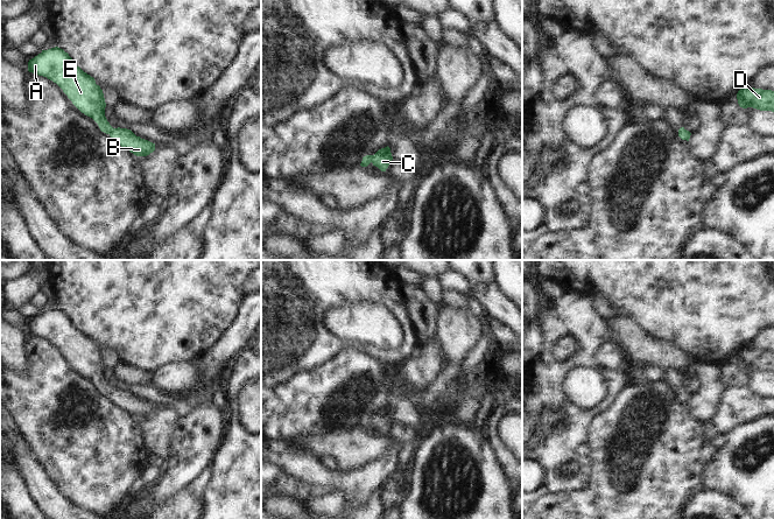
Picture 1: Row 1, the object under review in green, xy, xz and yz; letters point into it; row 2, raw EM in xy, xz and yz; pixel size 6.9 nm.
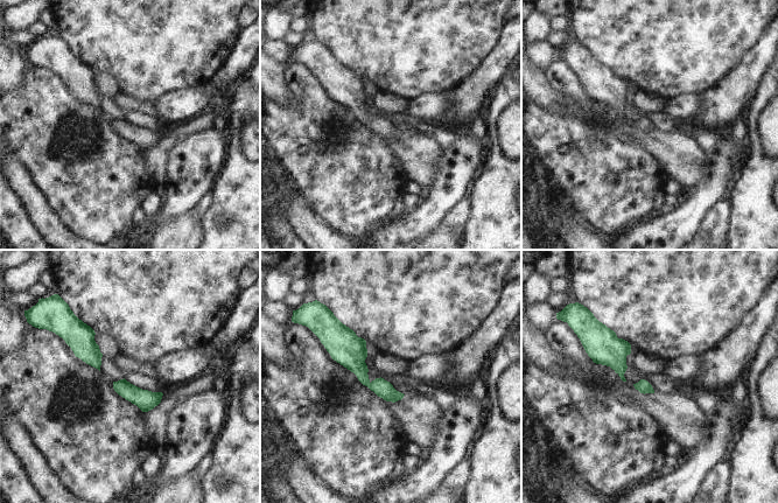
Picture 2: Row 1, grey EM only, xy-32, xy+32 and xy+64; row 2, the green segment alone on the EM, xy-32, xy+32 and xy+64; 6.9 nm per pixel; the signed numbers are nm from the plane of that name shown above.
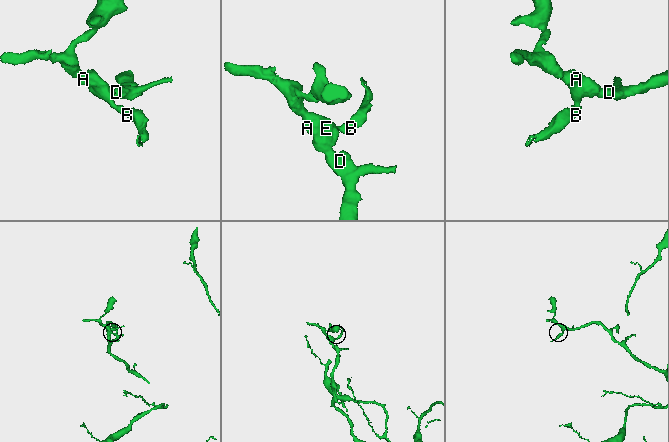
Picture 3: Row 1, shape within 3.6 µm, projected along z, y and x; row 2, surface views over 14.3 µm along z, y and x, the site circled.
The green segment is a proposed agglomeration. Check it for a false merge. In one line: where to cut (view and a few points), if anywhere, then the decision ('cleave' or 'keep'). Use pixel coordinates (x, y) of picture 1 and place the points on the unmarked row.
no cut | keep

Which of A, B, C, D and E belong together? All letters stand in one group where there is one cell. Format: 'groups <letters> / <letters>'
groups A B C D E

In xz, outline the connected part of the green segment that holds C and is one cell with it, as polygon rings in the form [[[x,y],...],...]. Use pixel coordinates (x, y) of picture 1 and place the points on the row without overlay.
[[[387,407],[379,411],[374,416],[366,416],[360,425],[361,428],[367,428],[371,423],[381,433],[386,433],[390,422],[393,421],[390,409]]]

